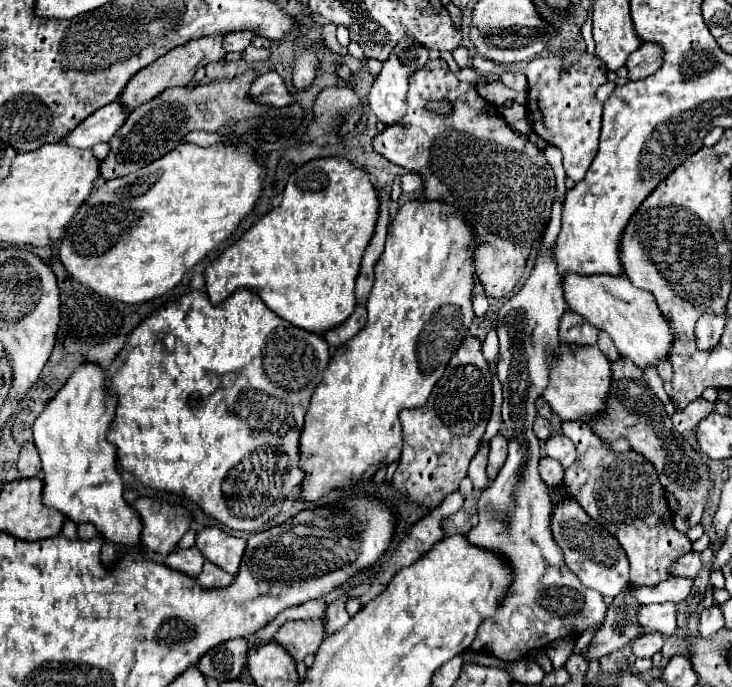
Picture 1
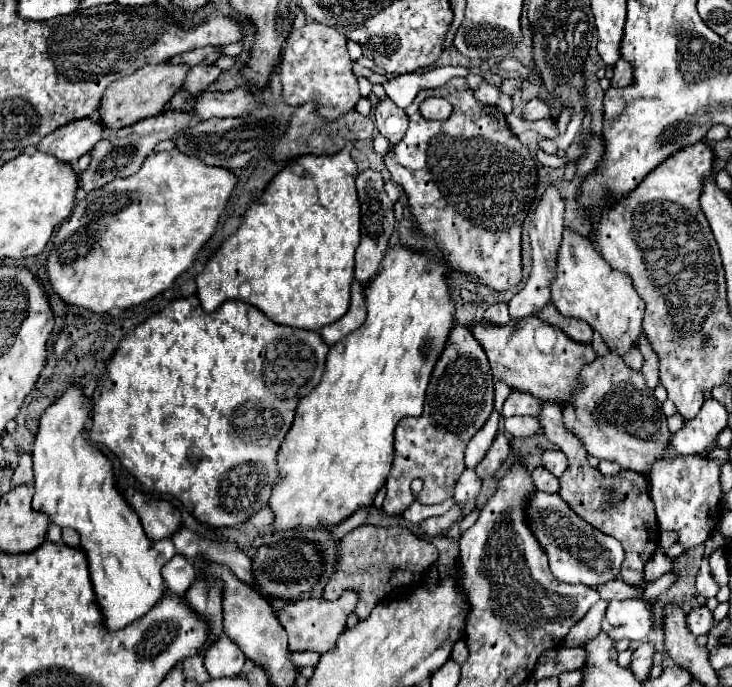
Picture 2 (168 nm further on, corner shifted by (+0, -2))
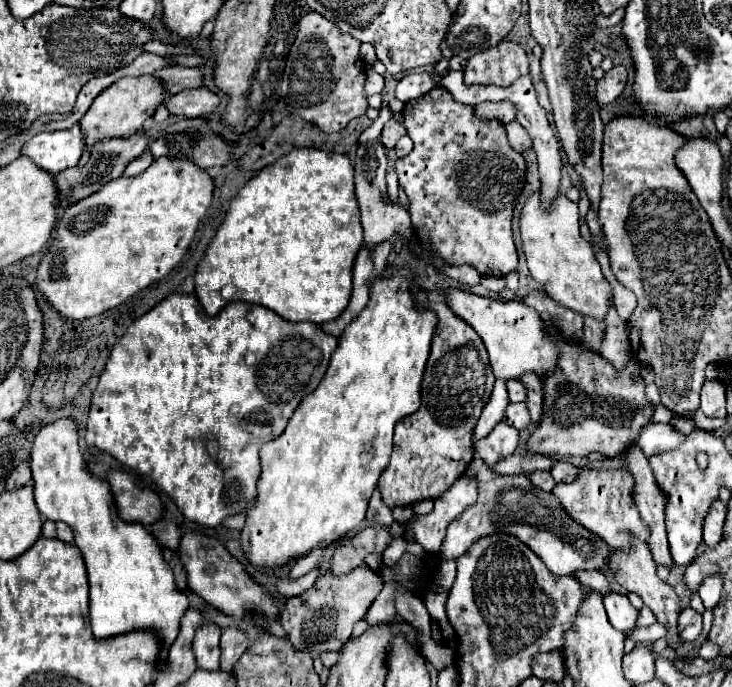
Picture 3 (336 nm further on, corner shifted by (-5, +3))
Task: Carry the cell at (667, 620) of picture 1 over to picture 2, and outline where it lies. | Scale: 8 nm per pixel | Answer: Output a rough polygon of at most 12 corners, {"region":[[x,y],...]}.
{"region":[[609,601],[603,631],[615,641],[645,641],[651,607]]}

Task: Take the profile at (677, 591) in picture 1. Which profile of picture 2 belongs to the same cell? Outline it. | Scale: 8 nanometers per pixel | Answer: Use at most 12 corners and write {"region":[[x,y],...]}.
{"region":[[619,579],[597,587],[605,601],[637,597],[637,589]]}

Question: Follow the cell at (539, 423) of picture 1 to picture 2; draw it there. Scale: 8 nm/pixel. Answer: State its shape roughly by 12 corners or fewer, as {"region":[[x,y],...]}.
{"region":[[507,417],[503,427],[513,437],[541,431],[537,417]]}

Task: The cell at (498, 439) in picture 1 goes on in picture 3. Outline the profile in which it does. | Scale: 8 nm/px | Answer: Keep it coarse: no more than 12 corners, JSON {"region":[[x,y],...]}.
{"region":[[500,422],[478,454],[490,468],[518,448],[518,430]]}

